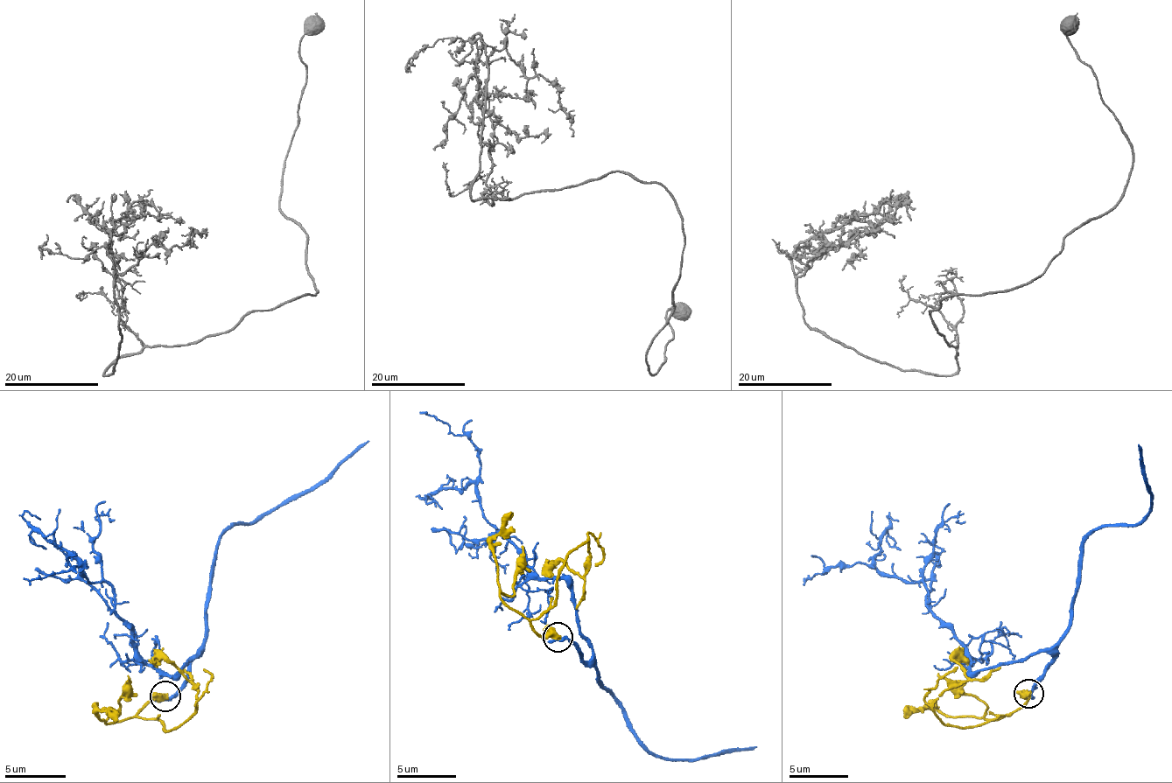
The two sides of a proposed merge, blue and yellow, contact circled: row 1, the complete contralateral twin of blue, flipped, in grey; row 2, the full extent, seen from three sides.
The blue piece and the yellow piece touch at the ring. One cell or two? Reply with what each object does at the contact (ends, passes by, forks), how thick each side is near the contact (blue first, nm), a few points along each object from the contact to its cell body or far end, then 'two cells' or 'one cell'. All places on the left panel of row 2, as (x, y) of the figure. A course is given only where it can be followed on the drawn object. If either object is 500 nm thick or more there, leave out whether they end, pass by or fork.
blue ends | yellow passes by | 340/420 nm | blue via (164, 695), (200, 653), (158, 674), (112, 589), (82, 574), (85, 562), (24, 576) | yellow via (164, 695), (149, 698), (136, 714), (164, 726), (167, 732), (194, 714), (198, 689), (167, 659), (149, 662) | two cells

